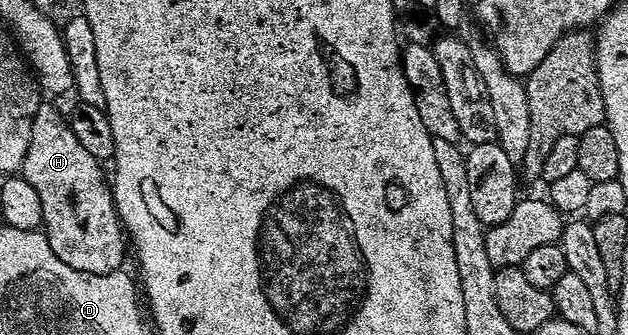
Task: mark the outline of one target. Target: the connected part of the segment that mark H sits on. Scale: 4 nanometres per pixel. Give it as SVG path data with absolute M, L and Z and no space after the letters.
M43 102L37 110L36 117L33 120L32 138L29 140L29 150L25 153L25 160L21 169L21 174L29 182L29 186L33 186L33 190L37 190L37 195L41 198L41 210L43 211L43 228L47 234L49 246L53 246L53 254L57 254L57 258L61 258L61 262L65 262L65 266L73 266L73 270L81 270L88 274L109 274L110 272L120 271L123 265L123 240L125 244L125 229L119 223L119 215L115 209L115 197L111 194L109 180L103 177L104 165L93 158L93 154L89 154L89 150L85 150L85 146L81 146L81 142L77 142L77 134L73 134L70 123L54 108L51 102Z

